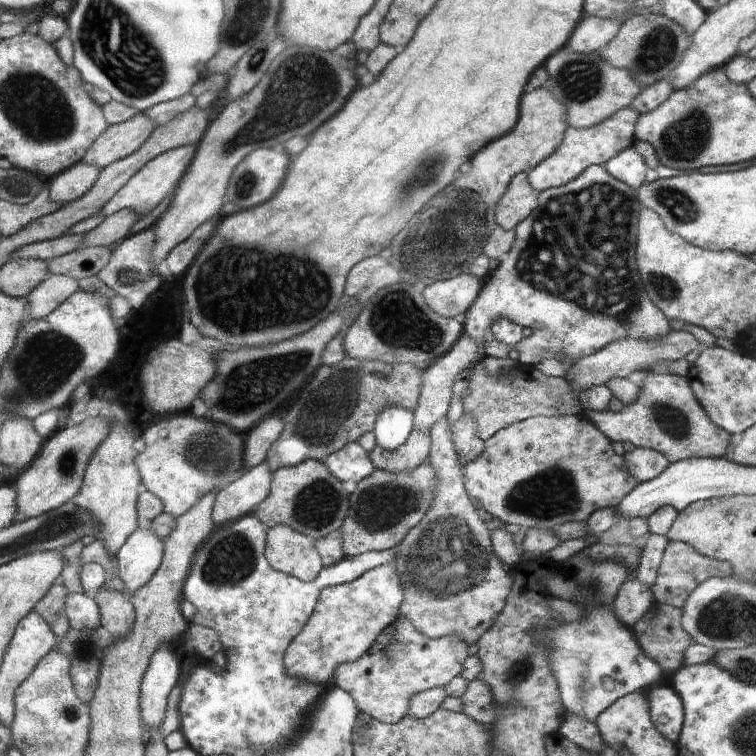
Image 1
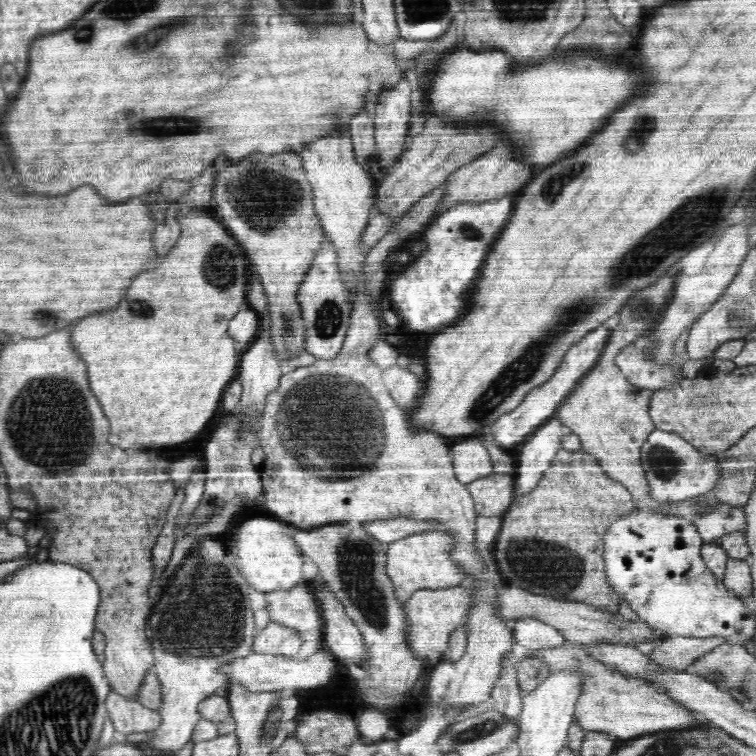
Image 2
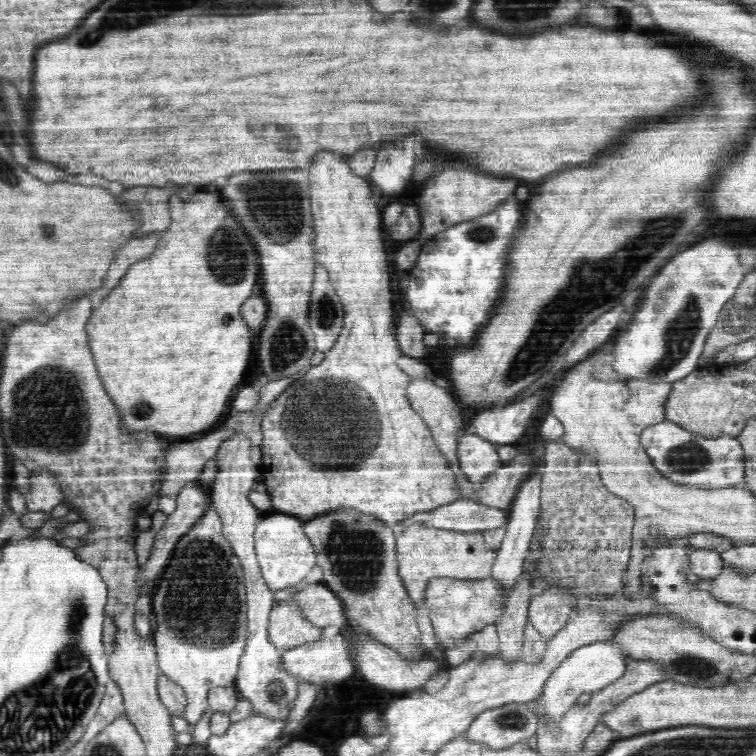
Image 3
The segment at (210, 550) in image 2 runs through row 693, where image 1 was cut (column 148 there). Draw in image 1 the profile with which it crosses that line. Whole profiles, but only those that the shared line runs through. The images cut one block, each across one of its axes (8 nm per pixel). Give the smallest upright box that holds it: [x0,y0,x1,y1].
[101,142,199,217]

